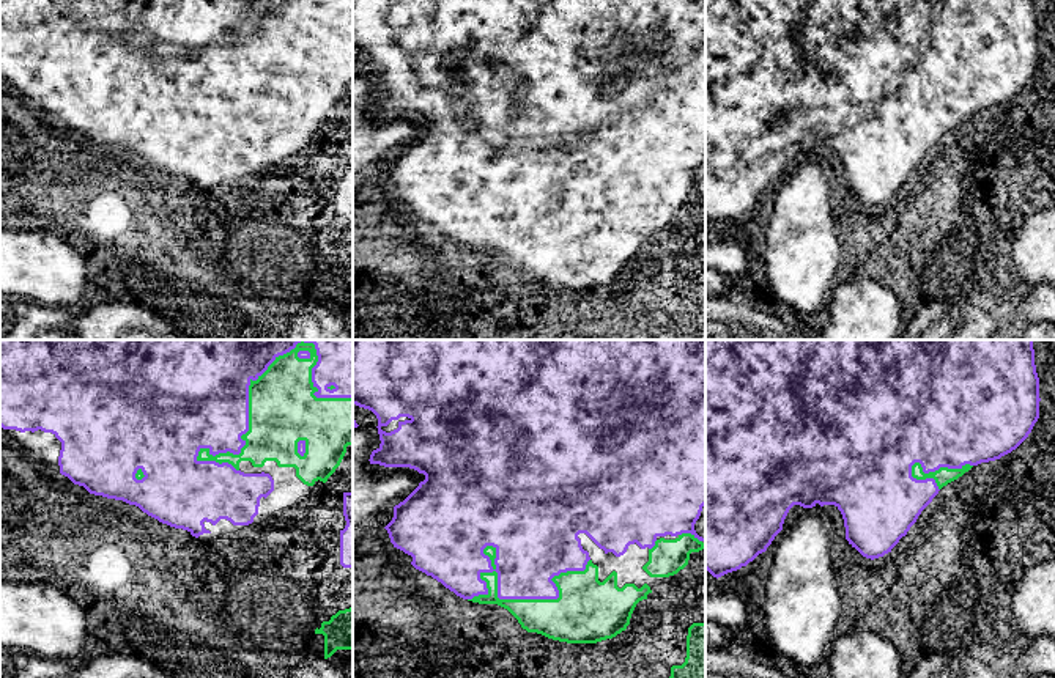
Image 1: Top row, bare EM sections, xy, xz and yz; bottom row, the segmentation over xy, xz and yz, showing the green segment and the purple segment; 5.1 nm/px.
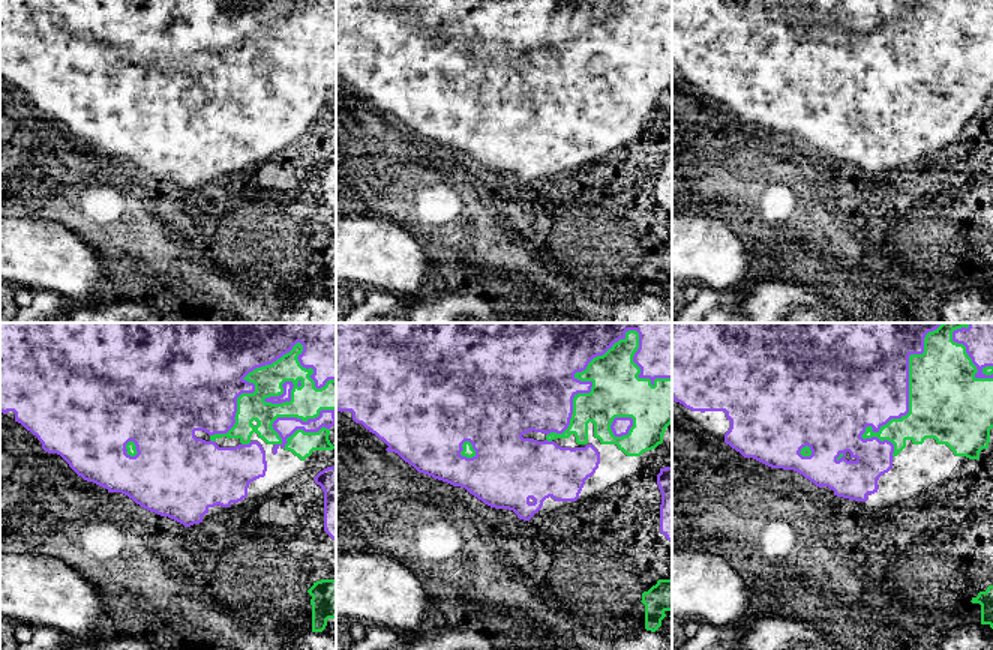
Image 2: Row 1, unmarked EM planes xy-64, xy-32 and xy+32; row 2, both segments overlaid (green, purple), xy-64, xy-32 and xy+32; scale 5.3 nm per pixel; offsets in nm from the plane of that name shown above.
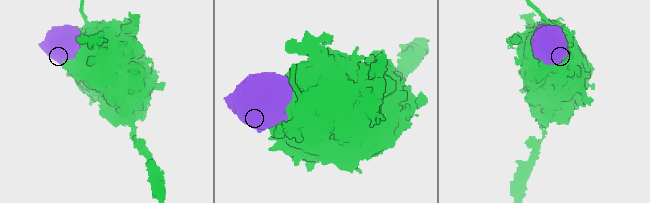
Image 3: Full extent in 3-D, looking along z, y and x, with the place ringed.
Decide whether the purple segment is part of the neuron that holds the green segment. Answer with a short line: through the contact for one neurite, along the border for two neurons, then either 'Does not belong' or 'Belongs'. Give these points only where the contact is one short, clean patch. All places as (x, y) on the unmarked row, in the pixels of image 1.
Does not belong

